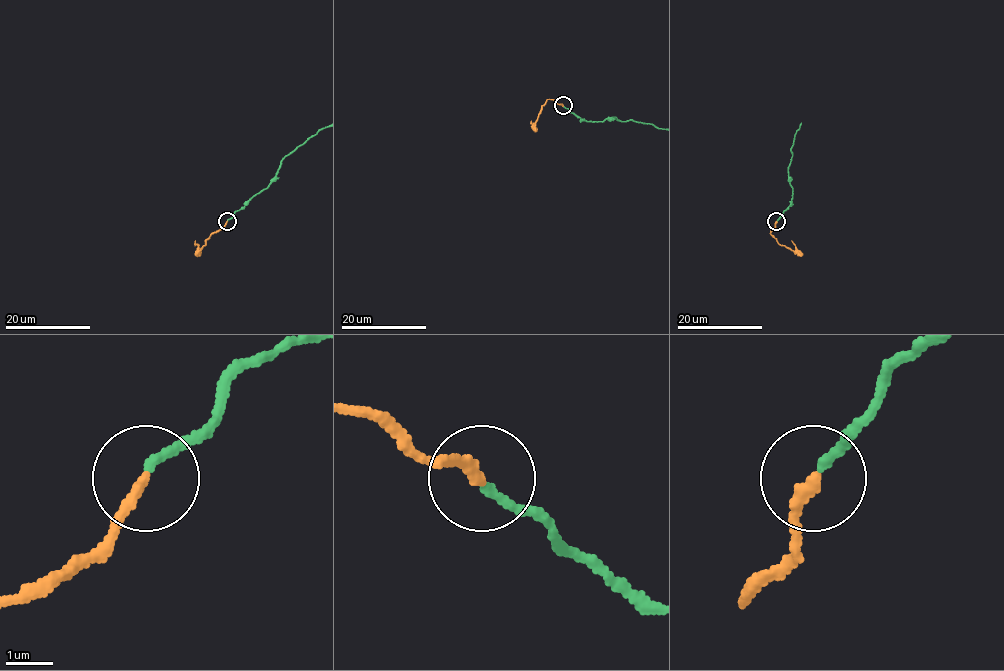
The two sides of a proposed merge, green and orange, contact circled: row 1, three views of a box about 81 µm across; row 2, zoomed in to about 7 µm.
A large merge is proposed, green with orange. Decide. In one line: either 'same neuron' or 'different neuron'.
same neuron

